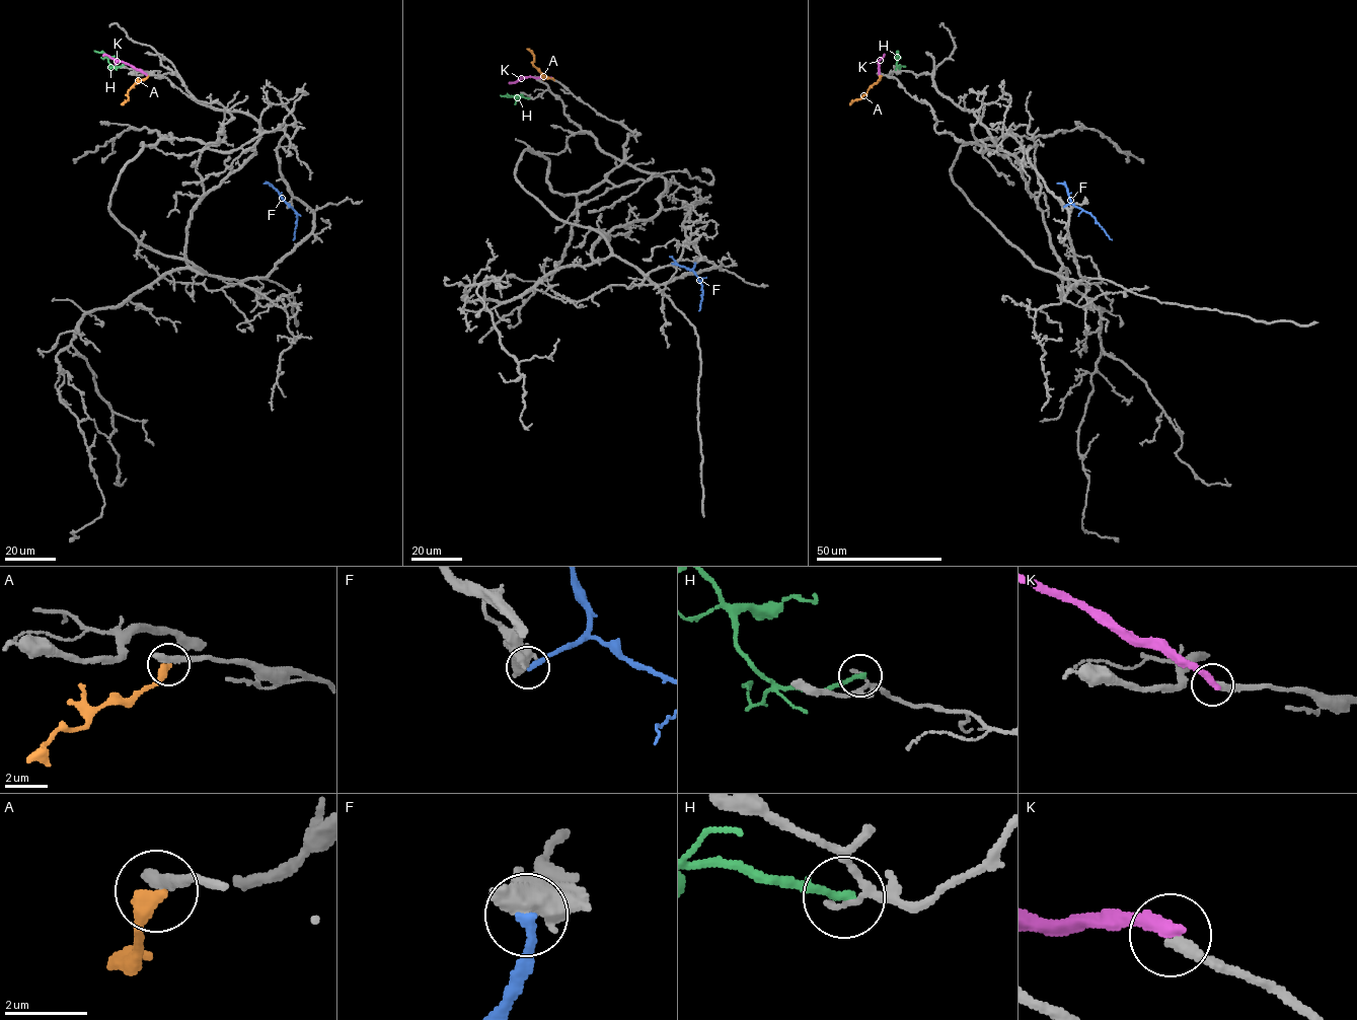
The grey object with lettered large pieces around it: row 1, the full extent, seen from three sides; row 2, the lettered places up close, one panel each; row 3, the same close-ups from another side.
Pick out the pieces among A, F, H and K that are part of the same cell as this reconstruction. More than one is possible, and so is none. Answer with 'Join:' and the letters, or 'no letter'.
Join: no letter

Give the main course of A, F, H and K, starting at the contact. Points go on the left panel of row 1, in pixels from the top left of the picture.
A: (148, 75), (130, 88), (128, 98), (121, 103)
F: (289, 207), (287, 203), (296, 211), (297, 219), (293, 239)
H: (123, 65), (114, 67), (103, 52), (94, 51)
K: (146, 75), (103, 55)

